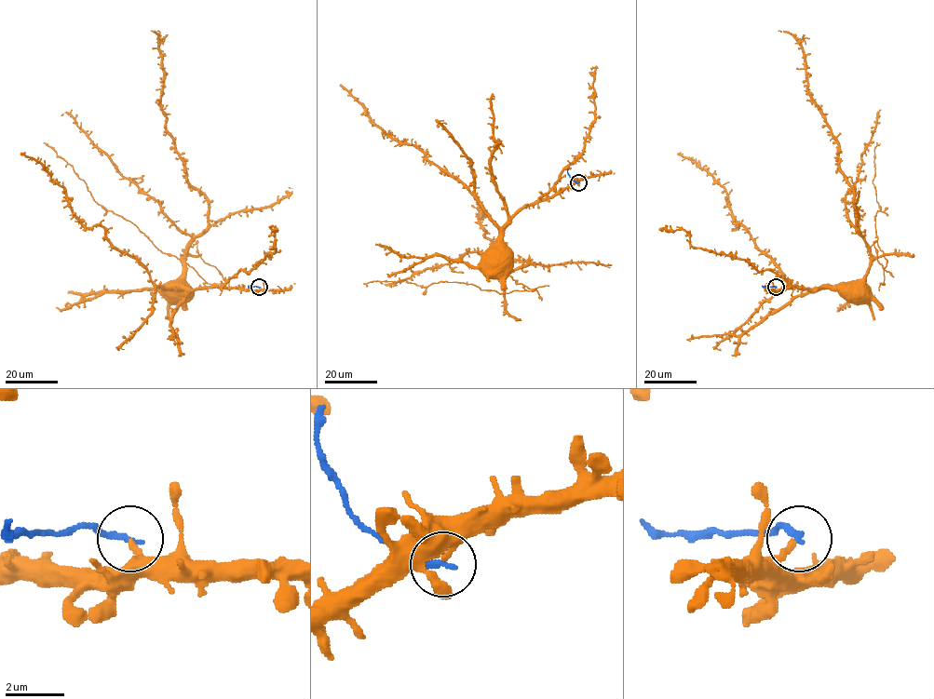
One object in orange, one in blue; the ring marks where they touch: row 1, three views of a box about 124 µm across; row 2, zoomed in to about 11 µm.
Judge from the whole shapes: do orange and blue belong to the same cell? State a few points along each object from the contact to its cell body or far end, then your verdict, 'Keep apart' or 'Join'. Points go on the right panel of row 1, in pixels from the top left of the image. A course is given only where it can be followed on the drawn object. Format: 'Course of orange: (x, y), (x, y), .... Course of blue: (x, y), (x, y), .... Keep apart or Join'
Course of orange: (776, 288), (775, 290), (833, 288), (843, 296), (845, 290). Course of blue: (776, 287), (762, 286). Keep apart

